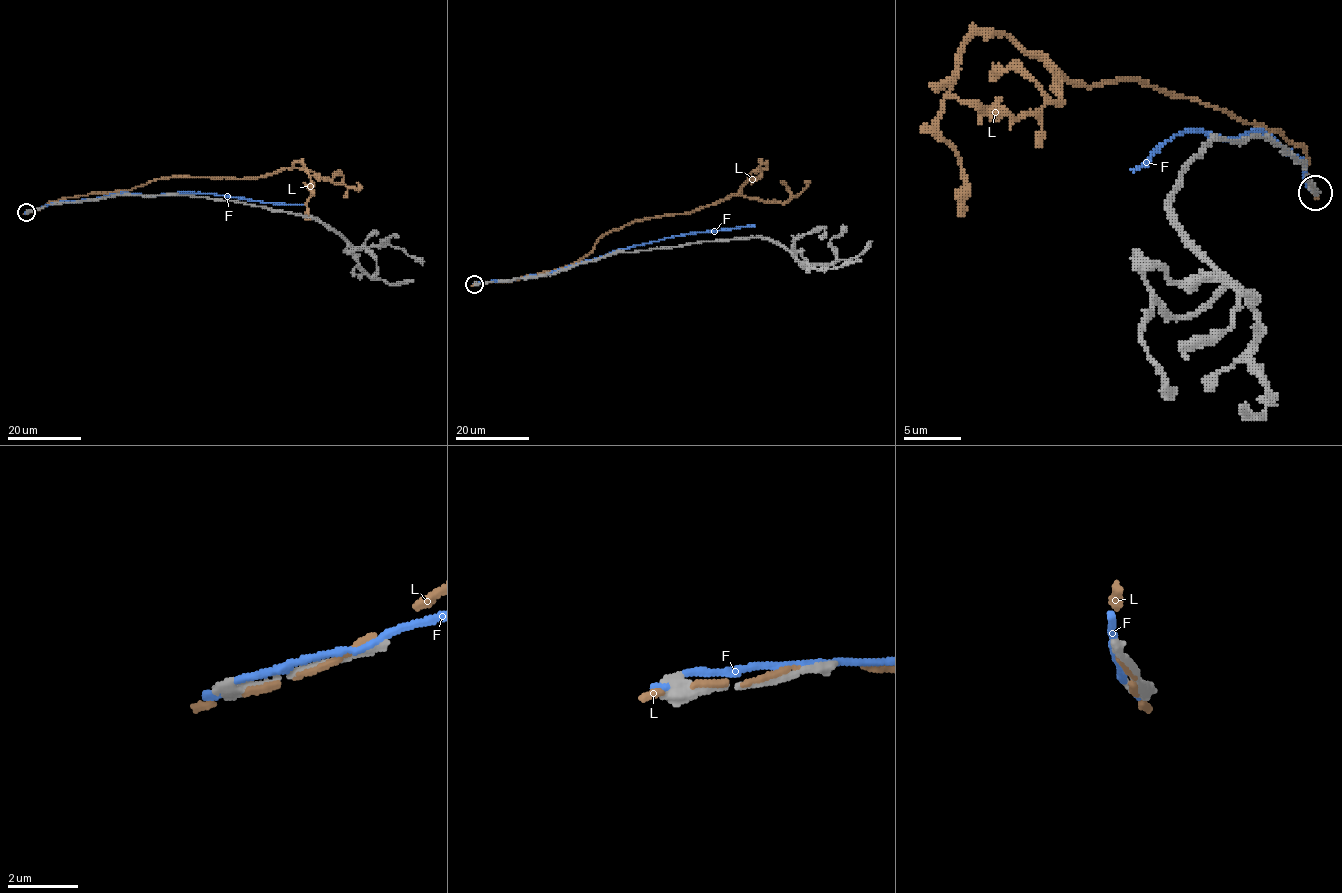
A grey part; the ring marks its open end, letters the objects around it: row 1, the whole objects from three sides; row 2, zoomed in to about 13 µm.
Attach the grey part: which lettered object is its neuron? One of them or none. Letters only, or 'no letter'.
no letter

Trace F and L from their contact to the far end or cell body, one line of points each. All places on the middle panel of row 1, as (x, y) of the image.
F: (475, 283), (541, 276), (618, 250), (674, 236), (754, 225)
L: (474, 284), (563, 268), (611, 230), (689, 213), (734, 195), (759, 163), (758, 170)

